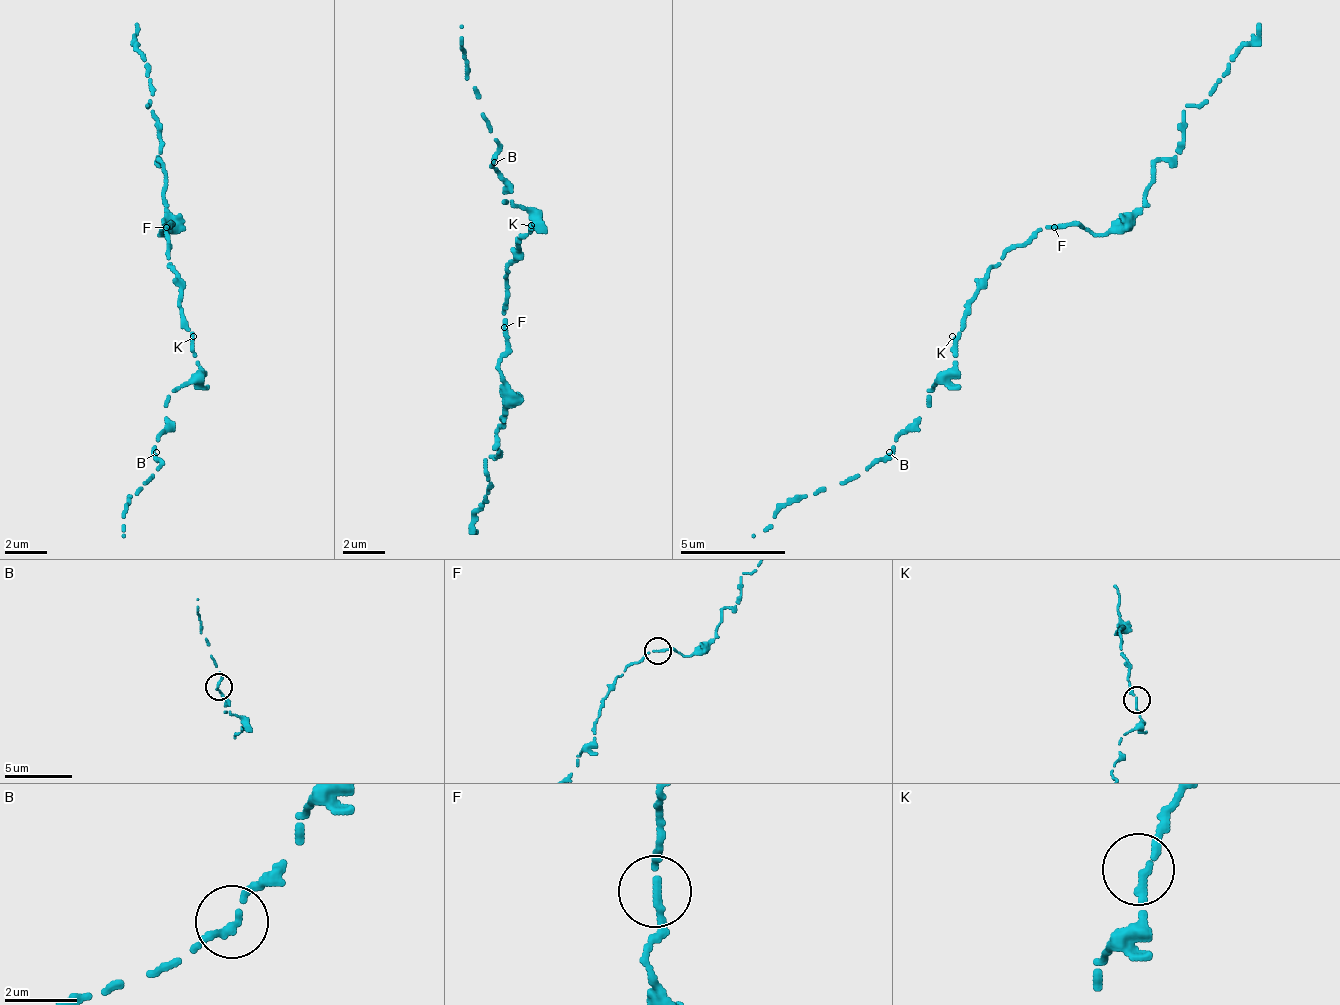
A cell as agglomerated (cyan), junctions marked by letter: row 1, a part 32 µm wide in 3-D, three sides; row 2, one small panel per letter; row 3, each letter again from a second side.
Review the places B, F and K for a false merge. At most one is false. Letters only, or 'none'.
F

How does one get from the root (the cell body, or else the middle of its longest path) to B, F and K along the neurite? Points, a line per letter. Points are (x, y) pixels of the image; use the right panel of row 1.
B: (989, 273), (963, 310), (958, 357), (937, 378), (926, 394), (921, 415), (889, 452)
F: (989, 273), (1016, 247), (1026, 247), (1047, 225), (1053, 225)
K: (989, 273), (963, 310), (963, 326), (952, 336)

